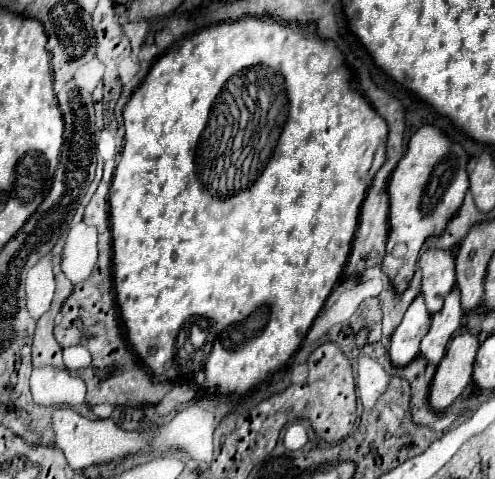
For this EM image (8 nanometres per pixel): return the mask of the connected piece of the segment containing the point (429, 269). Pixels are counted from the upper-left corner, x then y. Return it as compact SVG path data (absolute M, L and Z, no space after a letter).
M432 248L420 256L418 264L422 268L422 296L426 300L428 312L436 314L456 284L454 256L450 252Z

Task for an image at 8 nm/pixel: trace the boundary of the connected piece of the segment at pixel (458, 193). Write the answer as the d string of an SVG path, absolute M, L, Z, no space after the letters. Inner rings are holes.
M422 126L408 142L408 152L398 162L388 184L390 198L390 234L386 244L386 256L382 260L382 270L388 274L396 294L402 294L412 276L418 254L430 236L440 236L446 230L448 220L454 218L468 192L466 174L468 154L456 142L450 142L438 128ZM402 242L406 244L406 254L400 258L392 256L392 248Z

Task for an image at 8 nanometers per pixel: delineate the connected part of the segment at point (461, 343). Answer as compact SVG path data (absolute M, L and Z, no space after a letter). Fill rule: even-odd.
M460 330L456 332L456 338L452 338L446 356L436 368L430 388L430 406L436 412L444 412L448 406L452 406L470 384L478 346L478 336L470 334L468 330Z

